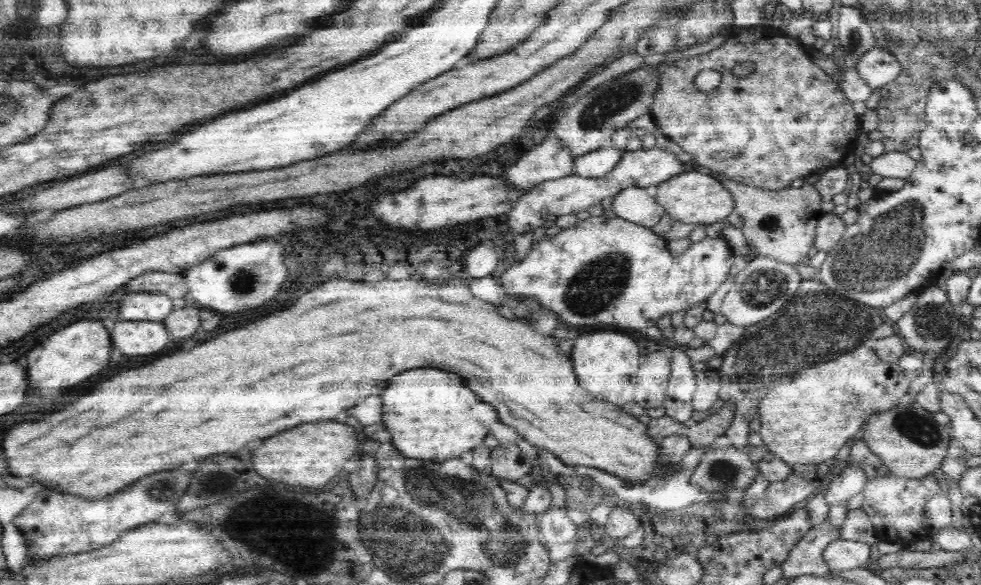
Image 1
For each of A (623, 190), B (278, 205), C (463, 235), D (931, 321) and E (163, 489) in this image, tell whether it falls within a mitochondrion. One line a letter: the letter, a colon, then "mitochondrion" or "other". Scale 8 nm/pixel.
A: other
B: other
C: other
D: mitochondrion
E: mitochondrion

